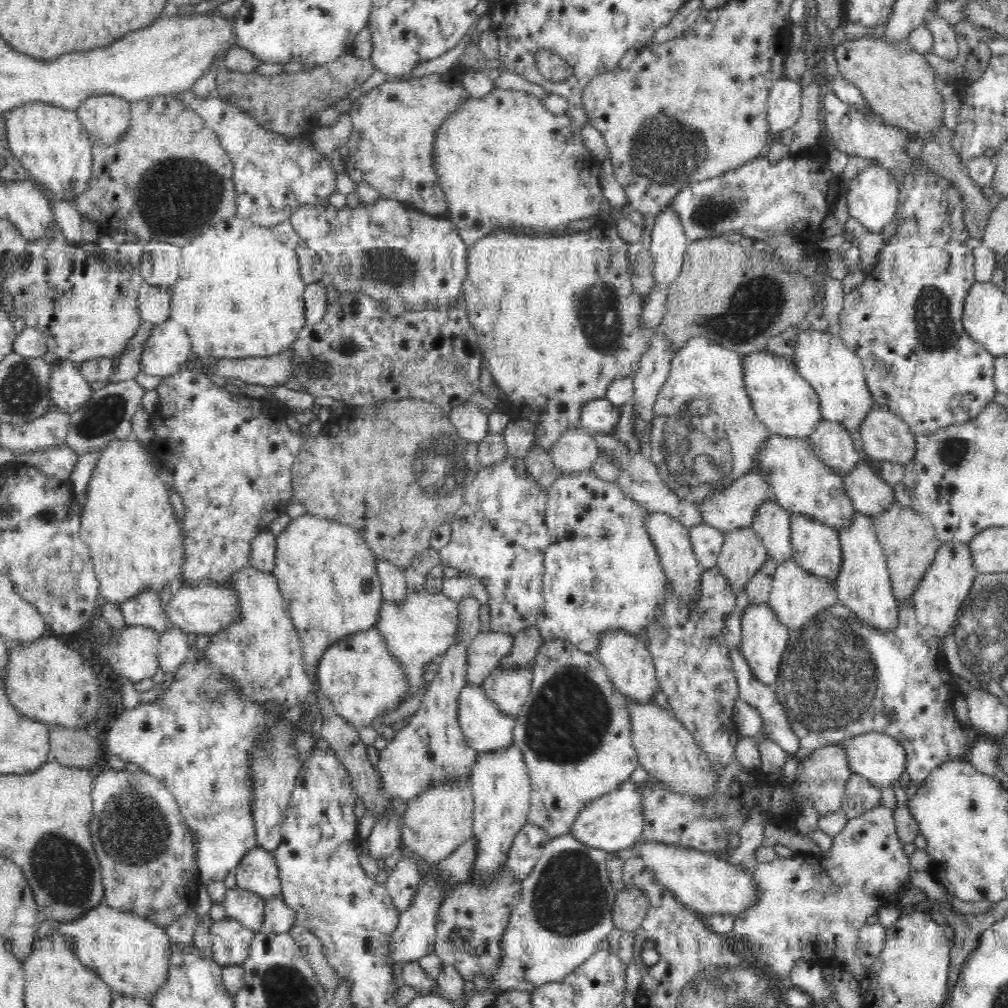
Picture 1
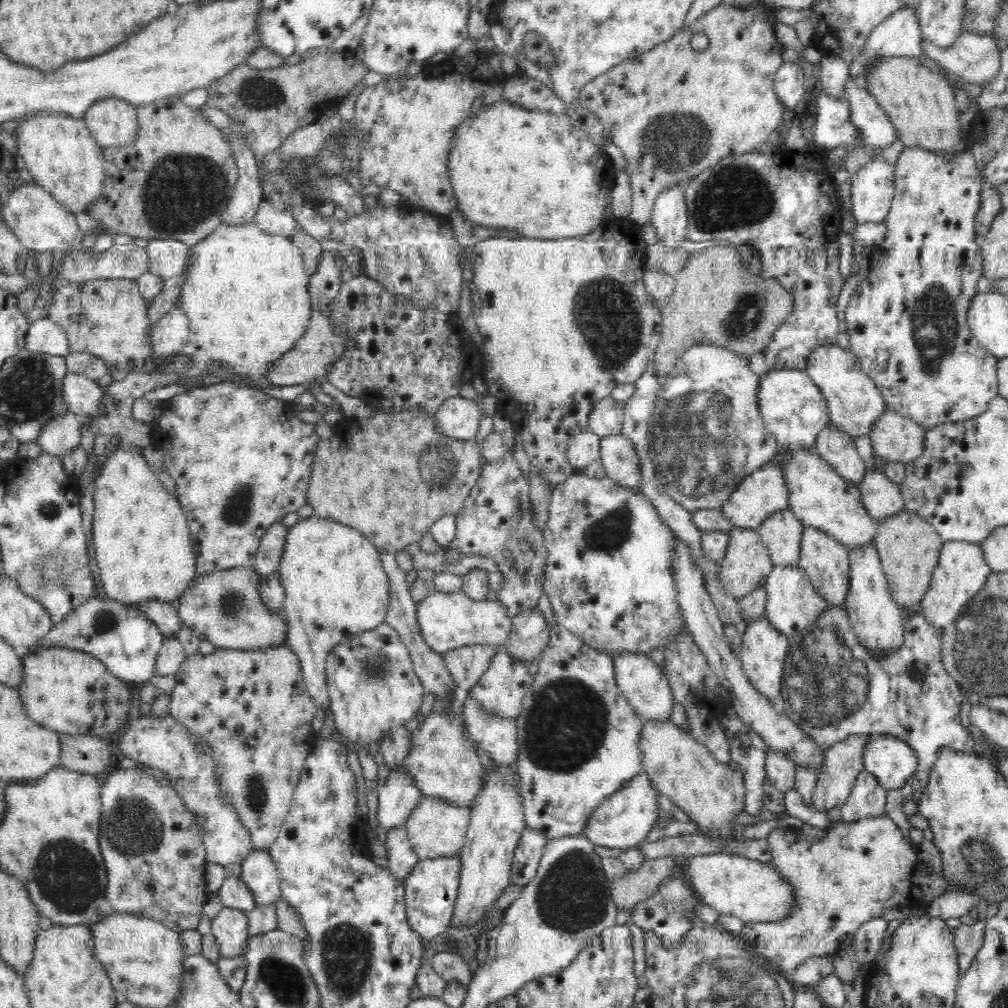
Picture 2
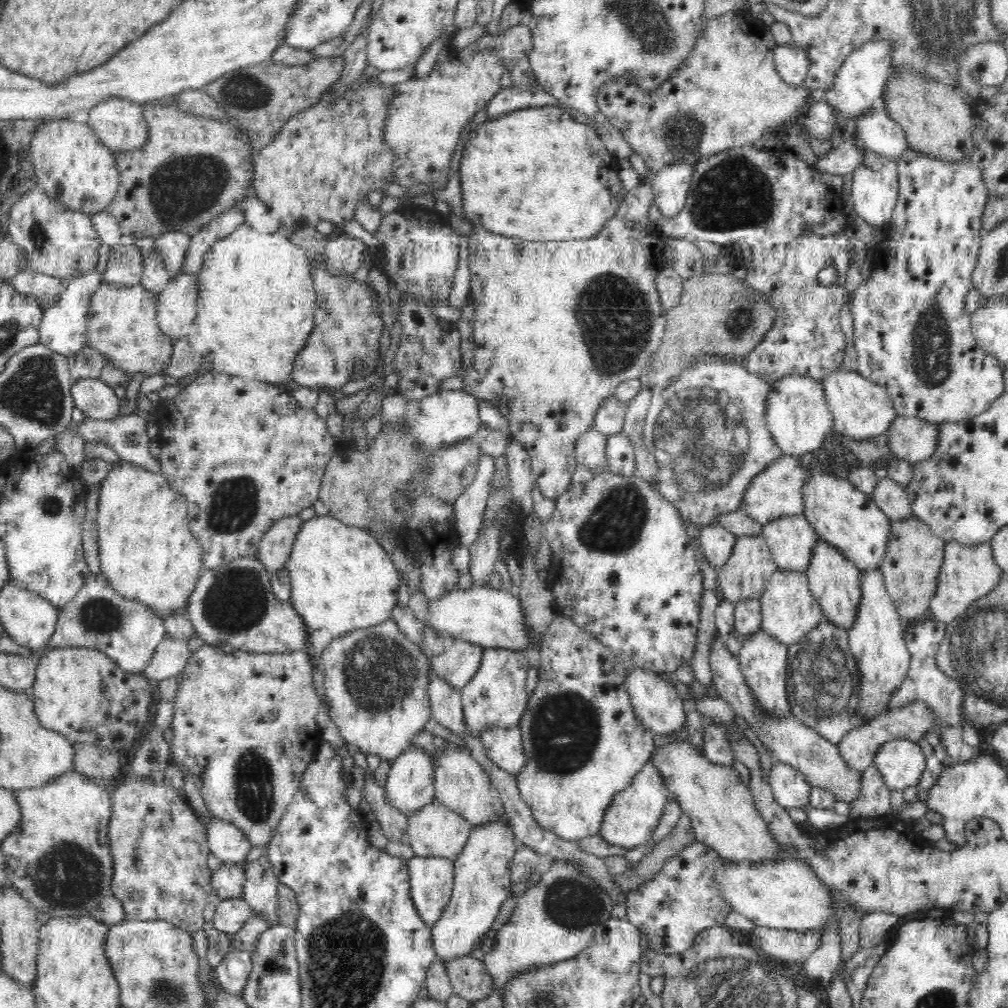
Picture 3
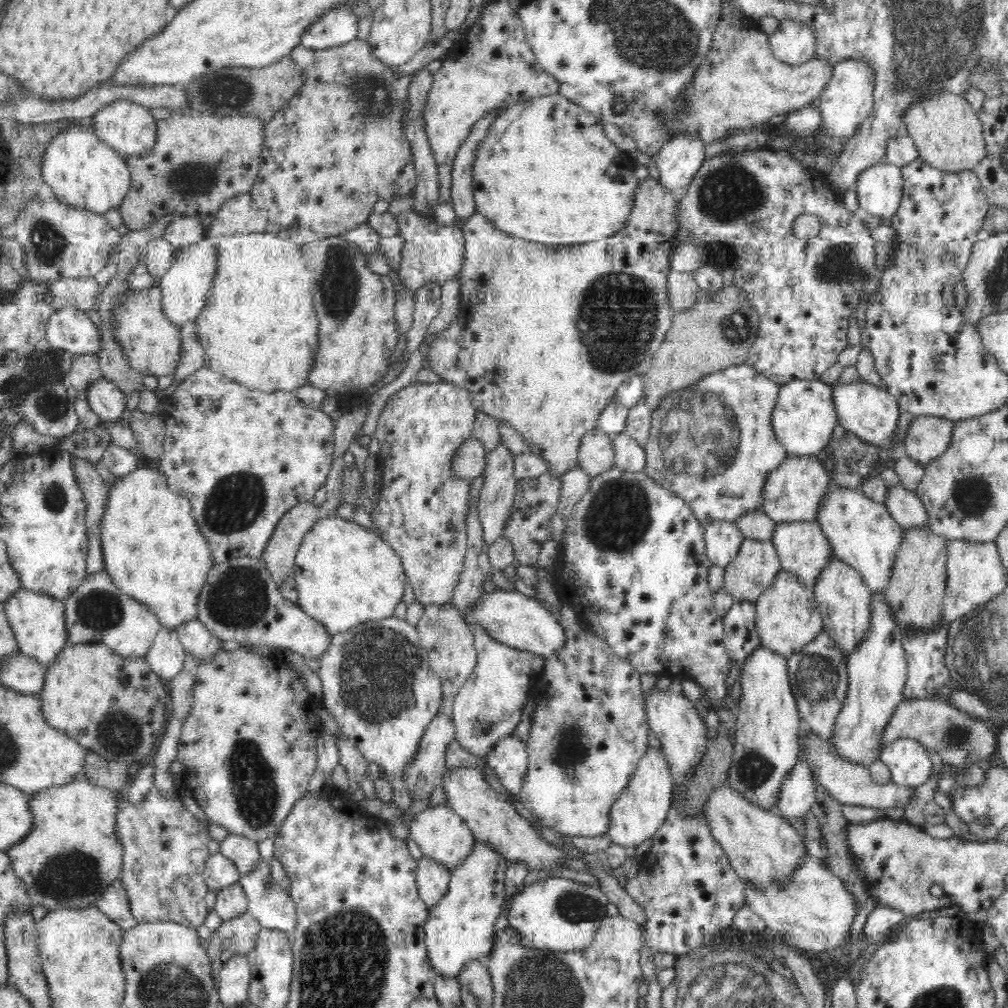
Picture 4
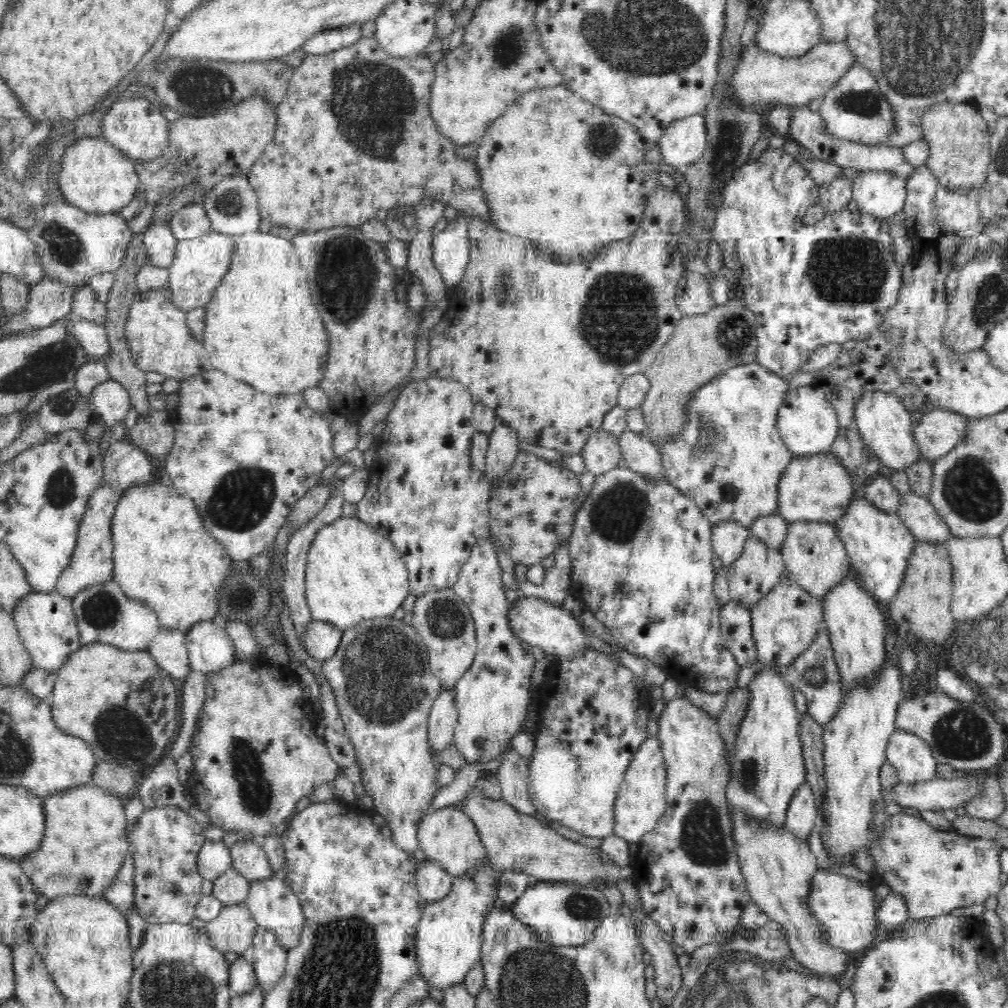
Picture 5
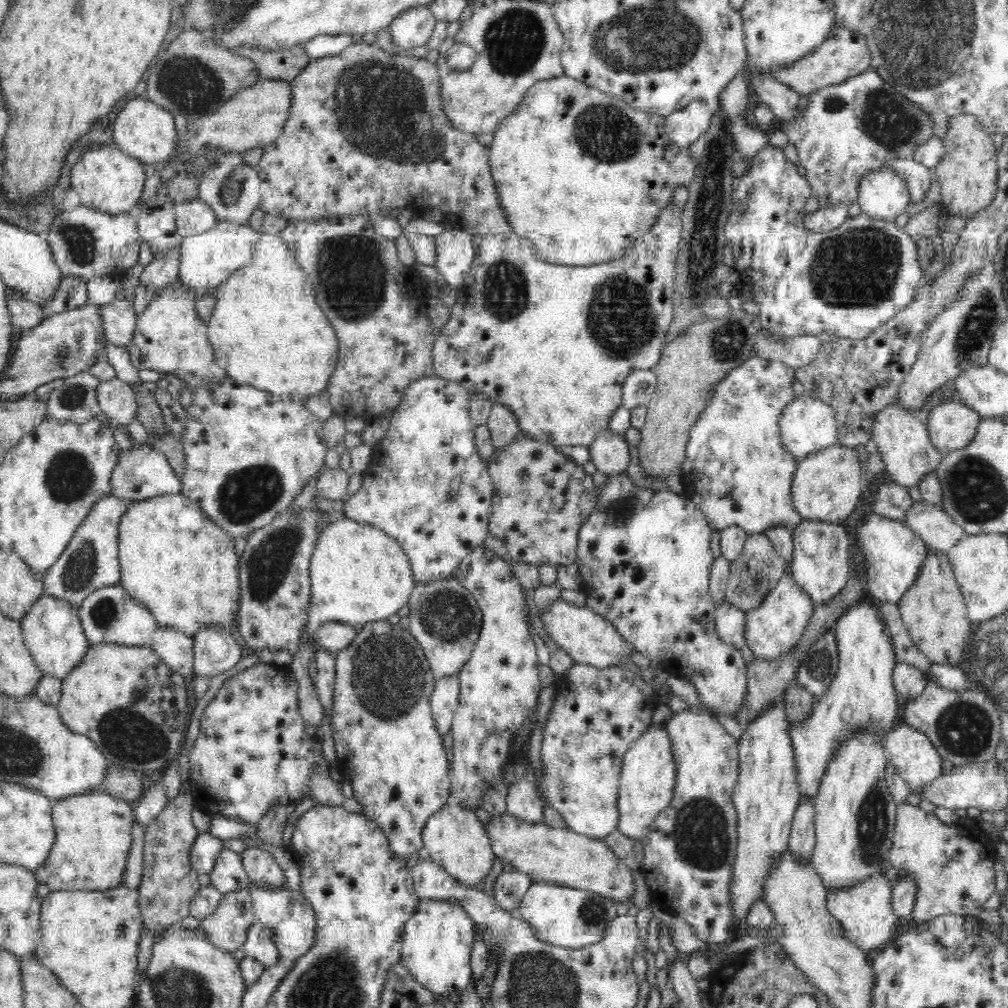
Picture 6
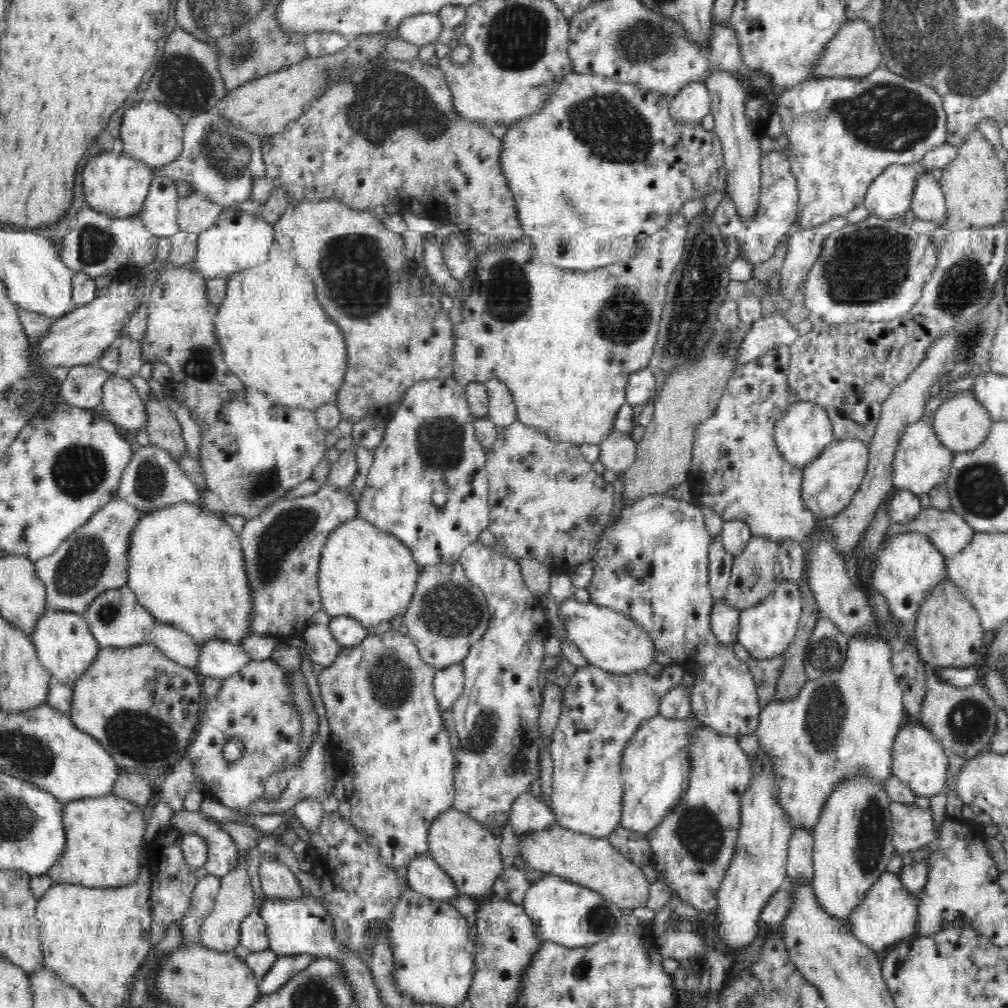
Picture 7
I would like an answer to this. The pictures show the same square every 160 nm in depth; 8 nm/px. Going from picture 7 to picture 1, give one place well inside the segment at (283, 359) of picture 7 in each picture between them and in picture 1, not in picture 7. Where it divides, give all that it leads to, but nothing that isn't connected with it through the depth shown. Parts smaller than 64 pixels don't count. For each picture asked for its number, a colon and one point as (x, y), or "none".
1: (239, 295)
2: (246, 296)
3: (256, 304)
4: (257, 326)
5: (260, 325)
6: (266, 329)

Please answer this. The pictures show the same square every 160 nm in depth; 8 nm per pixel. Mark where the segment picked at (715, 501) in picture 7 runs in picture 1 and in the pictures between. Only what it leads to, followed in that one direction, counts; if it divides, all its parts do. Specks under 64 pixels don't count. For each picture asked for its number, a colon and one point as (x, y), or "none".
1: (705, 434)
2: (706, 434)
3: (707, 431)
4: (712, 443)
5: (728, 458)
6: (736, 471)

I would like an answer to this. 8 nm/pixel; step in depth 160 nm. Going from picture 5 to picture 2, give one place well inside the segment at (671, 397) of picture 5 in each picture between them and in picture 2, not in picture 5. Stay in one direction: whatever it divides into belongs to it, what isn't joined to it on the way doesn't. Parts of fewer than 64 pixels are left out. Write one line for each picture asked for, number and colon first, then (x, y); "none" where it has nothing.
2: (713, 285)
3: (698, 327)
4: (695, 345)

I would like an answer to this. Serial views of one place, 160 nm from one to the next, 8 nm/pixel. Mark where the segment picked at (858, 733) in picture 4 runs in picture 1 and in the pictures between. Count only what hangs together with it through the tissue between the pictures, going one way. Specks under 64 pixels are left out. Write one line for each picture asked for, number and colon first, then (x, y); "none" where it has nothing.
1: (863, 584)
2: (877, 619)
3: (876, 639)

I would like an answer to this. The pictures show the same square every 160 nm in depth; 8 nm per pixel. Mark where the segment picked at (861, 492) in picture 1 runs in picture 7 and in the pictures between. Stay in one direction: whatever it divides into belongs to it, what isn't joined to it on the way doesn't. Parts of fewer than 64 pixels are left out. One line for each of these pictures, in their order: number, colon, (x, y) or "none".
2: (881, 497)
3: (891, 497)
4: (904, 505)
5: (921, 518)
6: (931, 523)
7: (949, 532)

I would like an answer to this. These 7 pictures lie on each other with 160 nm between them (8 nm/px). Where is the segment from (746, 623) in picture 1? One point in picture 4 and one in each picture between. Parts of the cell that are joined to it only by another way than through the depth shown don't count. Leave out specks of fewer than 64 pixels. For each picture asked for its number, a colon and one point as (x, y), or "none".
2: (763, 652)
3: (764, 661)
4: (766, 747)

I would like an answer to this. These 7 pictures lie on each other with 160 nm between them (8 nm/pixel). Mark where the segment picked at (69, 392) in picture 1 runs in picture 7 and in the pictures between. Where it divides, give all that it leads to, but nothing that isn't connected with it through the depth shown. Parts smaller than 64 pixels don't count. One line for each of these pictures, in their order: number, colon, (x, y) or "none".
2: (82, 395)
3: (96, 399)
4: (104, 398)
5: (111, 401)
6: (116, 399)
7: (123, 406)

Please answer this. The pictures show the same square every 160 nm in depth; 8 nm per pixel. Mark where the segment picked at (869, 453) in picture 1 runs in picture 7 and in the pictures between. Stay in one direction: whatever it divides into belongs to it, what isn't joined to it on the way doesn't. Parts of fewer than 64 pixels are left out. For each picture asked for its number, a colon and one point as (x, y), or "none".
2: (894, 437)
3: (911, 439)
4: (927, 437)
5: (936, 433)
6: (951, 426)
7: (961, 423)

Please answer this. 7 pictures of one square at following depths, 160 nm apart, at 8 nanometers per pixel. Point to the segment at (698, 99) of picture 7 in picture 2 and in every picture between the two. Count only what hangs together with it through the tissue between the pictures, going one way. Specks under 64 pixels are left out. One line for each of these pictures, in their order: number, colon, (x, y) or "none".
2: (669, 217)
3: (671, 185)
4: (679, 159)
5: (683, 142)
6: (683, 127)

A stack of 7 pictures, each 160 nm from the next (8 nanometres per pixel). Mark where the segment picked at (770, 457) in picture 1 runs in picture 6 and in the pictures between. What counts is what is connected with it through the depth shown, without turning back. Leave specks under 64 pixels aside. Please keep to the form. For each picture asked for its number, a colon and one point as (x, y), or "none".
2: (818, 495)
3: (843, 516)
4: (864, 535)
5: (878, 544)
6: (894, 553)

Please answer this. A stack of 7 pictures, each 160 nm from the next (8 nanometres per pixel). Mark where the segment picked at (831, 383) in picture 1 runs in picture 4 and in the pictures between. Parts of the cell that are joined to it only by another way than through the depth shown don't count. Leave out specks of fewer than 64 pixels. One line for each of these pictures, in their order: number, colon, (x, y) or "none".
2: (854, 401)
3: (861, 409)
4: (871, 412)

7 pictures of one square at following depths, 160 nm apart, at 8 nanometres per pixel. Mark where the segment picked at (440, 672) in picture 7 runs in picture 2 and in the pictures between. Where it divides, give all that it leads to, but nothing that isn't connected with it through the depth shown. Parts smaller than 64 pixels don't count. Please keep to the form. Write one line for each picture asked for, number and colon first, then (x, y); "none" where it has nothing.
2: (397, 798)
3: (409, 786)
4: (425, 774)
5: (443, 718)
6: (445, 700)

